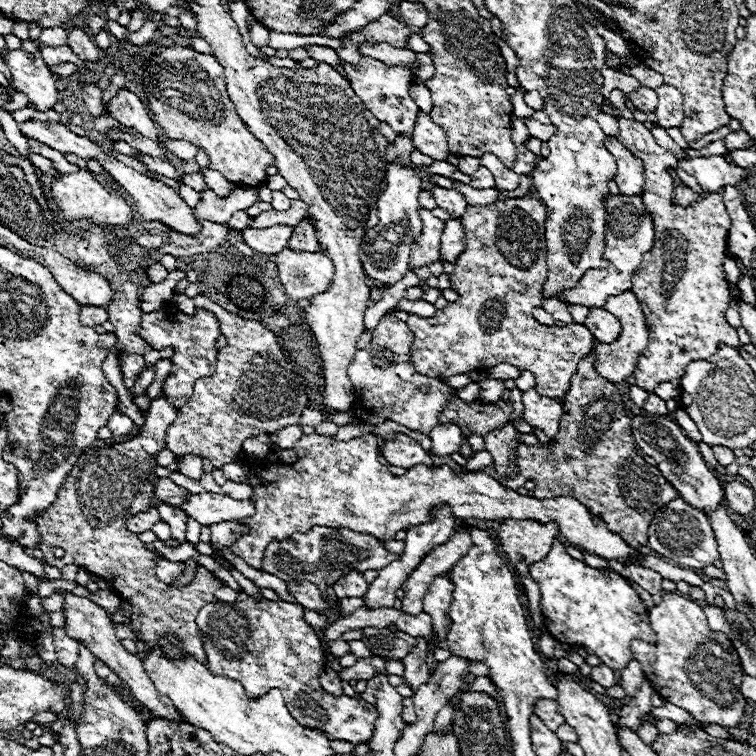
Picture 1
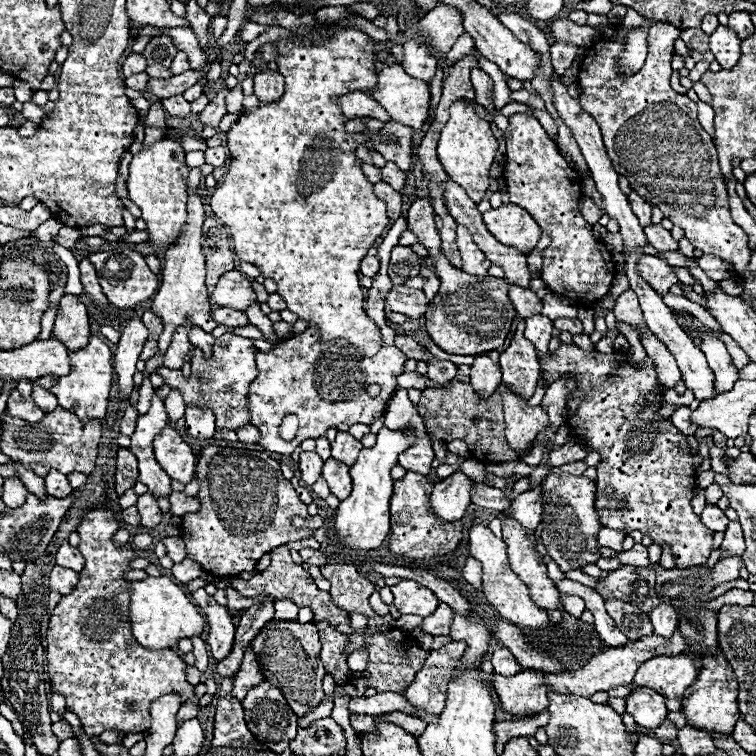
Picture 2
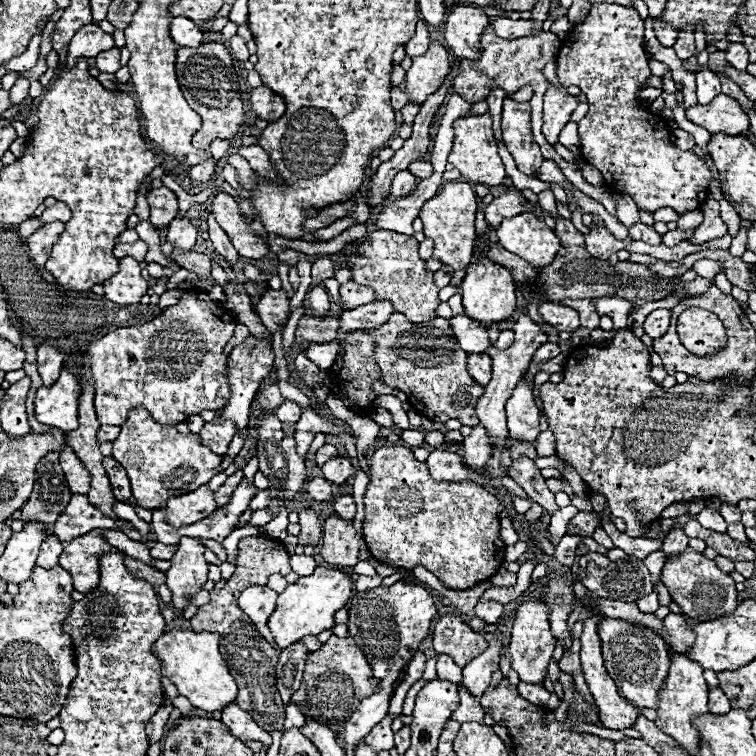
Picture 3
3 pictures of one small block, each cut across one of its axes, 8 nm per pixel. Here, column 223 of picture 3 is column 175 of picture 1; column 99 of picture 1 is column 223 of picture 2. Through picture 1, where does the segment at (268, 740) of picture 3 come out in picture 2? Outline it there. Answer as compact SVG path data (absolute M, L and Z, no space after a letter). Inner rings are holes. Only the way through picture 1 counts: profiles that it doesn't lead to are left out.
M204 588L192 592L192 598L202 608L204 616L208 618L208 626L210 626L208 644L210 644L212 656L216 660L224 660L230 654L230 650L232 650L234 630L236 630L234 624L232 624L230 614L228 614L228 608L220 606L214 600L214 596L210 596L210 594L204 592Z

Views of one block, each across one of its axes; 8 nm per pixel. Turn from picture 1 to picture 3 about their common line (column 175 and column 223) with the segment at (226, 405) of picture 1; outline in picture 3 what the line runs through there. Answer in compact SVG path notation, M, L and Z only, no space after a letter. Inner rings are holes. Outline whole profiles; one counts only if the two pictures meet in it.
M214 418L212 422L204 424L204 428L198 432L198 436L200 436L200 442L204 446L208 446L210 450L214 450L216 454L226 454L234 432L236 432L234 422Z

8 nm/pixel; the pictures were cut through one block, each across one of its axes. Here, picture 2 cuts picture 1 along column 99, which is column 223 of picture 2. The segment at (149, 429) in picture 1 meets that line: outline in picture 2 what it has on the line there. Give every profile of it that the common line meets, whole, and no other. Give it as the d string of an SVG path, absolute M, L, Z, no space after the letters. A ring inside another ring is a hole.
M206 446L198 456L196 478L202 482L196 496L200 500L200 510L182 516L180 536L186 542L186 558L198 562L214 576L238 576L242 570L250 572L262 554L292 540L326 540L328 528L324 526L317 530L292 526L292 516L308 516L306 504L298 502L300 498L282 476L280 464L264 452ZM252 500L264 502L252 504Z

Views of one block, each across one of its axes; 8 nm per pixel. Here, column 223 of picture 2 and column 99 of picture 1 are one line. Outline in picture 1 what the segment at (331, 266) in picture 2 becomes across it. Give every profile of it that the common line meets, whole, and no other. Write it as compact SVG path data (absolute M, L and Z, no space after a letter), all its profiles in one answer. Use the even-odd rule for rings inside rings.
M78 170L74 174L58 174L52 180L50 198L60 208L60 214L64 216L64 220L70 220L70 222L88 220L88 222L106 224L106 226L128 226L134 220L134 208L120 194L106 190L106 186L86 170Z

